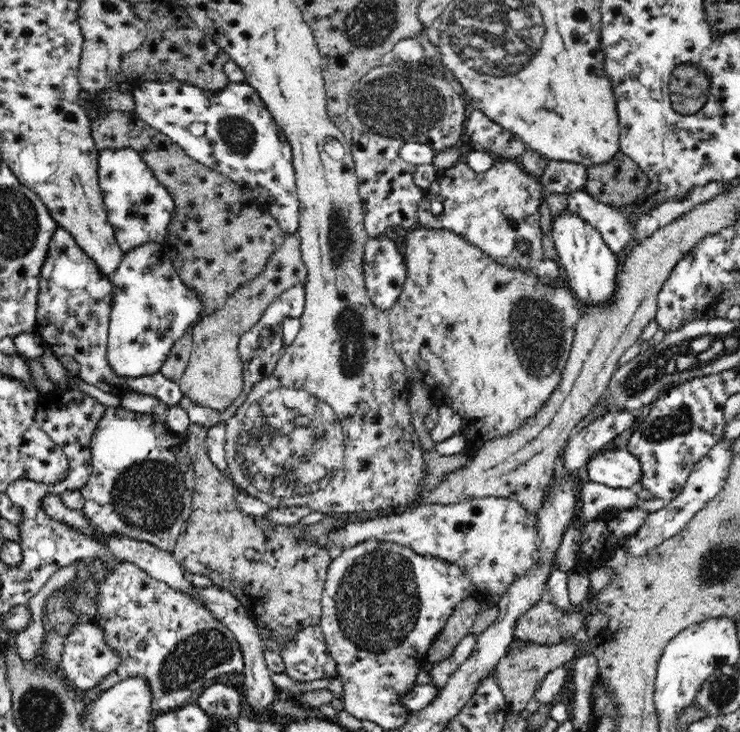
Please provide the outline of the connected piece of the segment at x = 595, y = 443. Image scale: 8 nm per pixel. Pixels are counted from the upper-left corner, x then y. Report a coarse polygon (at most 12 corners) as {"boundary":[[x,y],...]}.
{"boundary":[[612,411],[564,448],[573,472],[634,424],[634,412]]}

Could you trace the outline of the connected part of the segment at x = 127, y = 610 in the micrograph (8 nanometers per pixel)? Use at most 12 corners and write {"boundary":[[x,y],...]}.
{"boundary":[[122,561],[93,622],[152,710],[243,672],[239,643],[200,599]]}

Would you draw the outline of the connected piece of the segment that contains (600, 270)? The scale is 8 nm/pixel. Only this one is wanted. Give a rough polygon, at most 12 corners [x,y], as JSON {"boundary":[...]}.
{"boundary":[[567,210],[551,234],[583,309],[610,302],[621,255]]}

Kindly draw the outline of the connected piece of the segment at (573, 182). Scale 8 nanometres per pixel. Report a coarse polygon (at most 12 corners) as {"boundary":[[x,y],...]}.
{"boundary":[[550,160],[541,182],[547,193],[583,190],[582,164]]}

